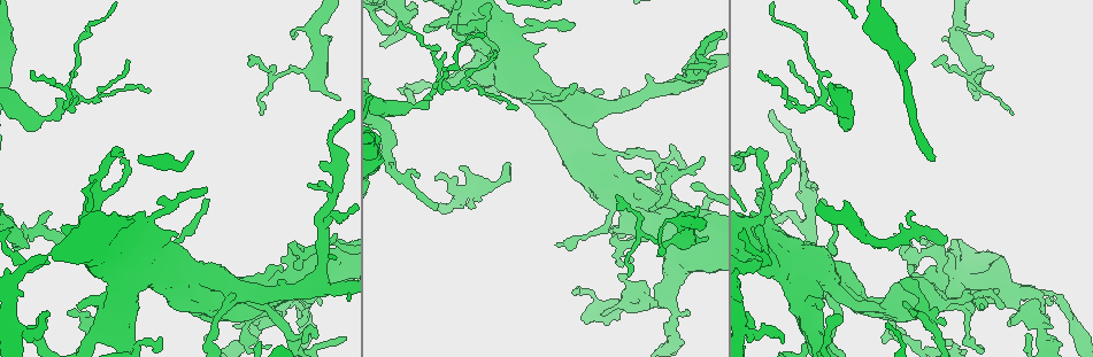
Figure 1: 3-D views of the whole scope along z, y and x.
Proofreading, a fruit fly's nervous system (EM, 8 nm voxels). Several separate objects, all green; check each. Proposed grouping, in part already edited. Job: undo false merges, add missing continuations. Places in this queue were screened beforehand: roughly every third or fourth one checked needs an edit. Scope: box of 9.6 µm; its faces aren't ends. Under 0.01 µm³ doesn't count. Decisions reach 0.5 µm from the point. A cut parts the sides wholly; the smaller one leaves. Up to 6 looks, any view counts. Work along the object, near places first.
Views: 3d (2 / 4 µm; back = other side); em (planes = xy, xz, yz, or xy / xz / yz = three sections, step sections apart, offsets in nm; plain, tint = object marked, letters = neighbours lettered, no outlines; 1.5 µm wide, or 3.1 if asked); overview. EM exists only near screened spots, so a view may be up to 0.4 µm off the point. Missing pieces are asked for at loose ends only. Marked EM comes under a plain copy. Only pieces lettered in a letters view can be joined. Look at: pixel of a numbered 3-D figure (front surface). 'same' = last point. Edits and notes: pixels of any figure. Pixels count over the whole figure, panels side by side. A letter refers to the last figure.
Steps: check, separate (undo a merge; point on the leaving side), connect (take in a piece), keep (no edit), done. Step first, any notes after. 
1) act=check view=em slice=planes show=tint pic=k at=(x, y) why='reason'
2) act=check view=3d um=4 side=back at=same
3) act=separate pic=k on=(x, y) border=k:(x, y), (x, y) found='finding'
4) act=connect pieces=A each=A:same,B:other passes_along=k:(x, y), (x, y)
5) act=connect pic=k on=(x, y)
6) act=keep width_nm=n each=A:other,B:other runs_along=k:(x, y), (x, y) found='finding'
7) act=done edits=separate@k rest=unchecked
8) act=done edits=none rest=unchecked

act=check view=em slice=planes show=letters pic=1 at=(929, 325) why='a fork'

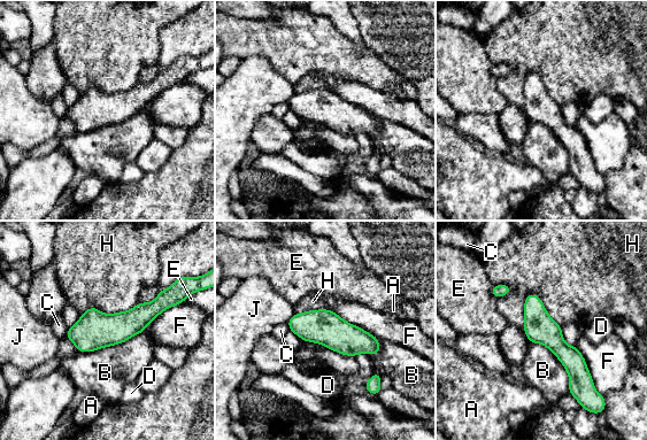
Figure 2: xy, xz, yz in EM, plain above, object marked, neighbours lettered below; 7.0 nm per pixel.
act=keep longest_contact=B:480nm each=A:other,B:other,C:other,D:other,E:other,F:other,H:other,J:other found='one neuron here'

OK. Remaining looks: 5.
act=check view=3d um=4 pic=1 at=(945, 243) why='branch stops here'

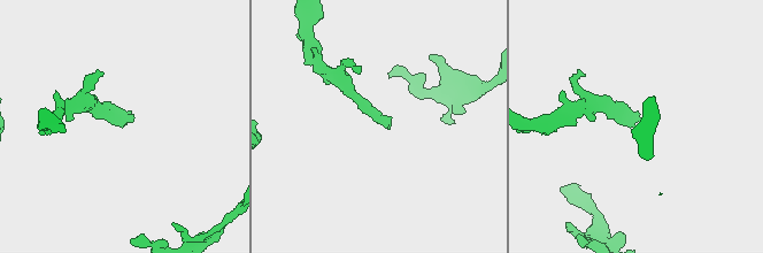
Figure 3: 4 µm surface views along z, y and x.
act=check view=em slice=planes show=letters pic=3 at=(132, 121) why='now the EM'

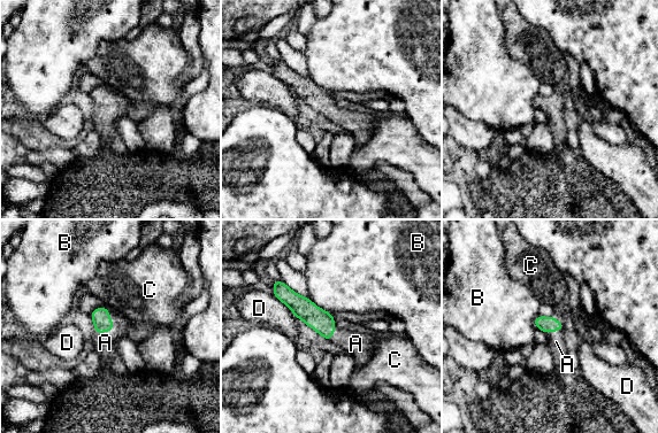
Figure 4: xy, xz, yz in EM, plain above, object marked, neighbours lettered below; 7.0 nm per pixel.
act=connect pieces=A width_nm=110 longest_contact=D:220nm each=A:same,B:other,C:other,D:other found='it goes on there'

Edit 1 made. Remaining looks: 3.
act=check view=overview

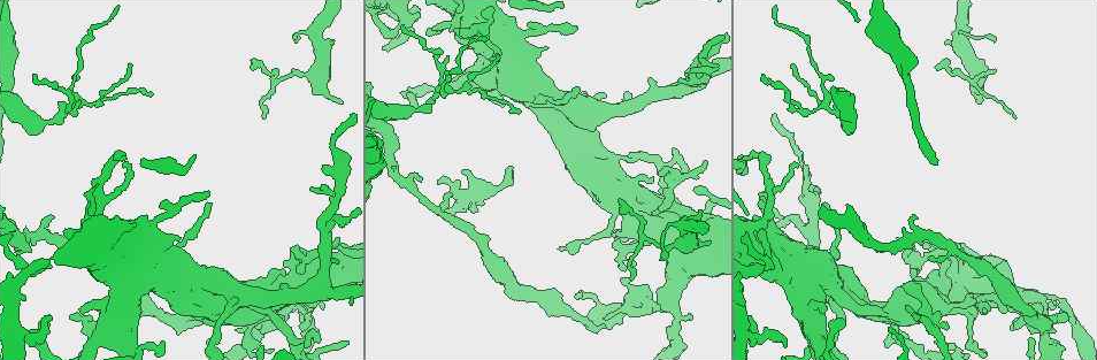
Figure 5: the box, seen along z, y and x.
act=check view=em slice=xy step=8 show=letters pic=5 at=(519, 113) why='an open end'

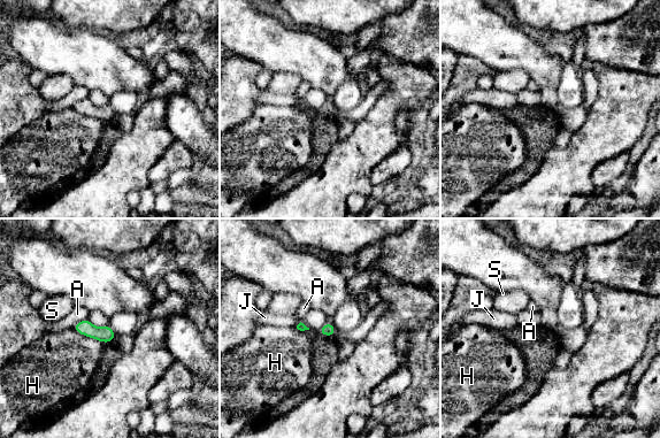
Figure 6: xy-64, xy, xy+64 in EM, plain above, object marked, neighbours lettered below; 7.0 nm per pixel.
act=keep each=A:other,H:other,J:other,S:other border=6:(73, 328), (79, 333), (102, 343) found='none of them fits'

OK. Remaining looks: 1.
act=done edits=connect@4 rest=unchecked

